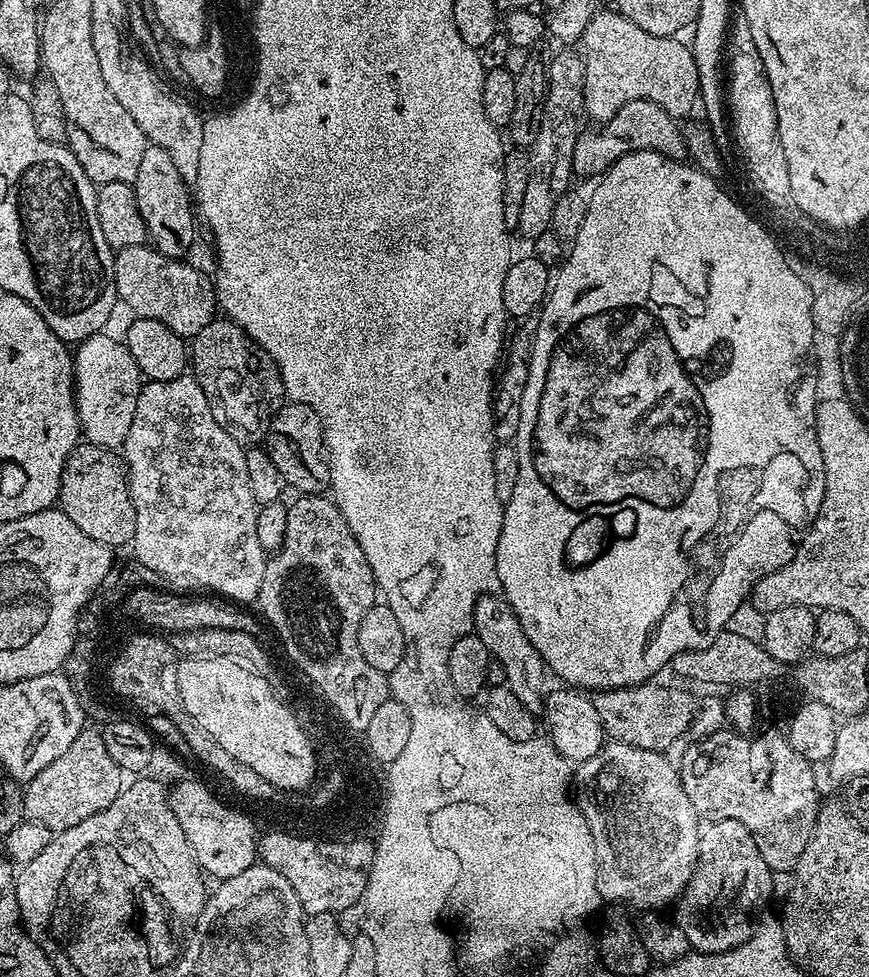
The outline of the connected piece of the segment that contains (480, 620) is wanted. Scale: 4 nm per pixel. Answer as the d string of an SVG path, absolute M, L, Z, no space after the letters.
M496 594L481 596L480 601L476 603L476 609L472 615L472 623L474 625L475 635L482 638L482 642L486 642L486 650L496 661L505 668L507 678L507 688L514 694L514 698L518 698L518 702L522 702L522 706L528 712L540 714L545 711L546 692L544 696L544 672L546 676L546 665L544 659L538 654L538 650L526 638L526 634L522 630L522 626L518 622L518 618L514 614L514 610L509 606L508 601Z

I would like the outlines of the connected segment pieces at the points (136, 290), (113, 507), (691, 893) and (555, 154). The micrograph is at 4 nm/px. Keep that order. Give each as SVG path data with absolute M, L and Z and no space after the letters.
M132 246L115 253L114 280L116 294L136 318L150 318L162 322L181 338L194 338L210 321L218 316L218 288L204 272L192 264L162 258L151 246Z
M81 442L68 456L60 483L60 511L94 542L102 542L109 548L119 549L119 544L127 545L136 532L134 502L128 489L128 469L121 457L113 449Z
M711 821L700 833L698 858L684 893L674 905L677 922L693 952L718 954L748 944L752 936L752 907L768 884L770 870L742 822Z
M576 50L560 51L564 52L558 53L546 64L548 89L544 91L544 102L539 114L542 126L538 126L538 138L534 138L528 156L530 182L526 186L526 198L522 198L522 214L518 214L518 226L515 229L528 242L536 241L551 229L554 206L558 206L558 198L569 191L571 184L568 183L574 180L572 159L576 137L581 131L580 116L582 120L584 112L584 58Z

